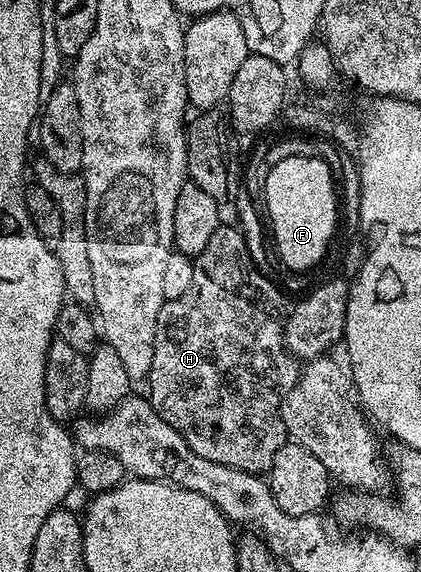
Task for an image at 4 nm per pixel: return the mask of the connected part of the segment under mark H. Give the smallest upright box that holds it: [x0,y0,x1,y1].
[147,226,302,475]

